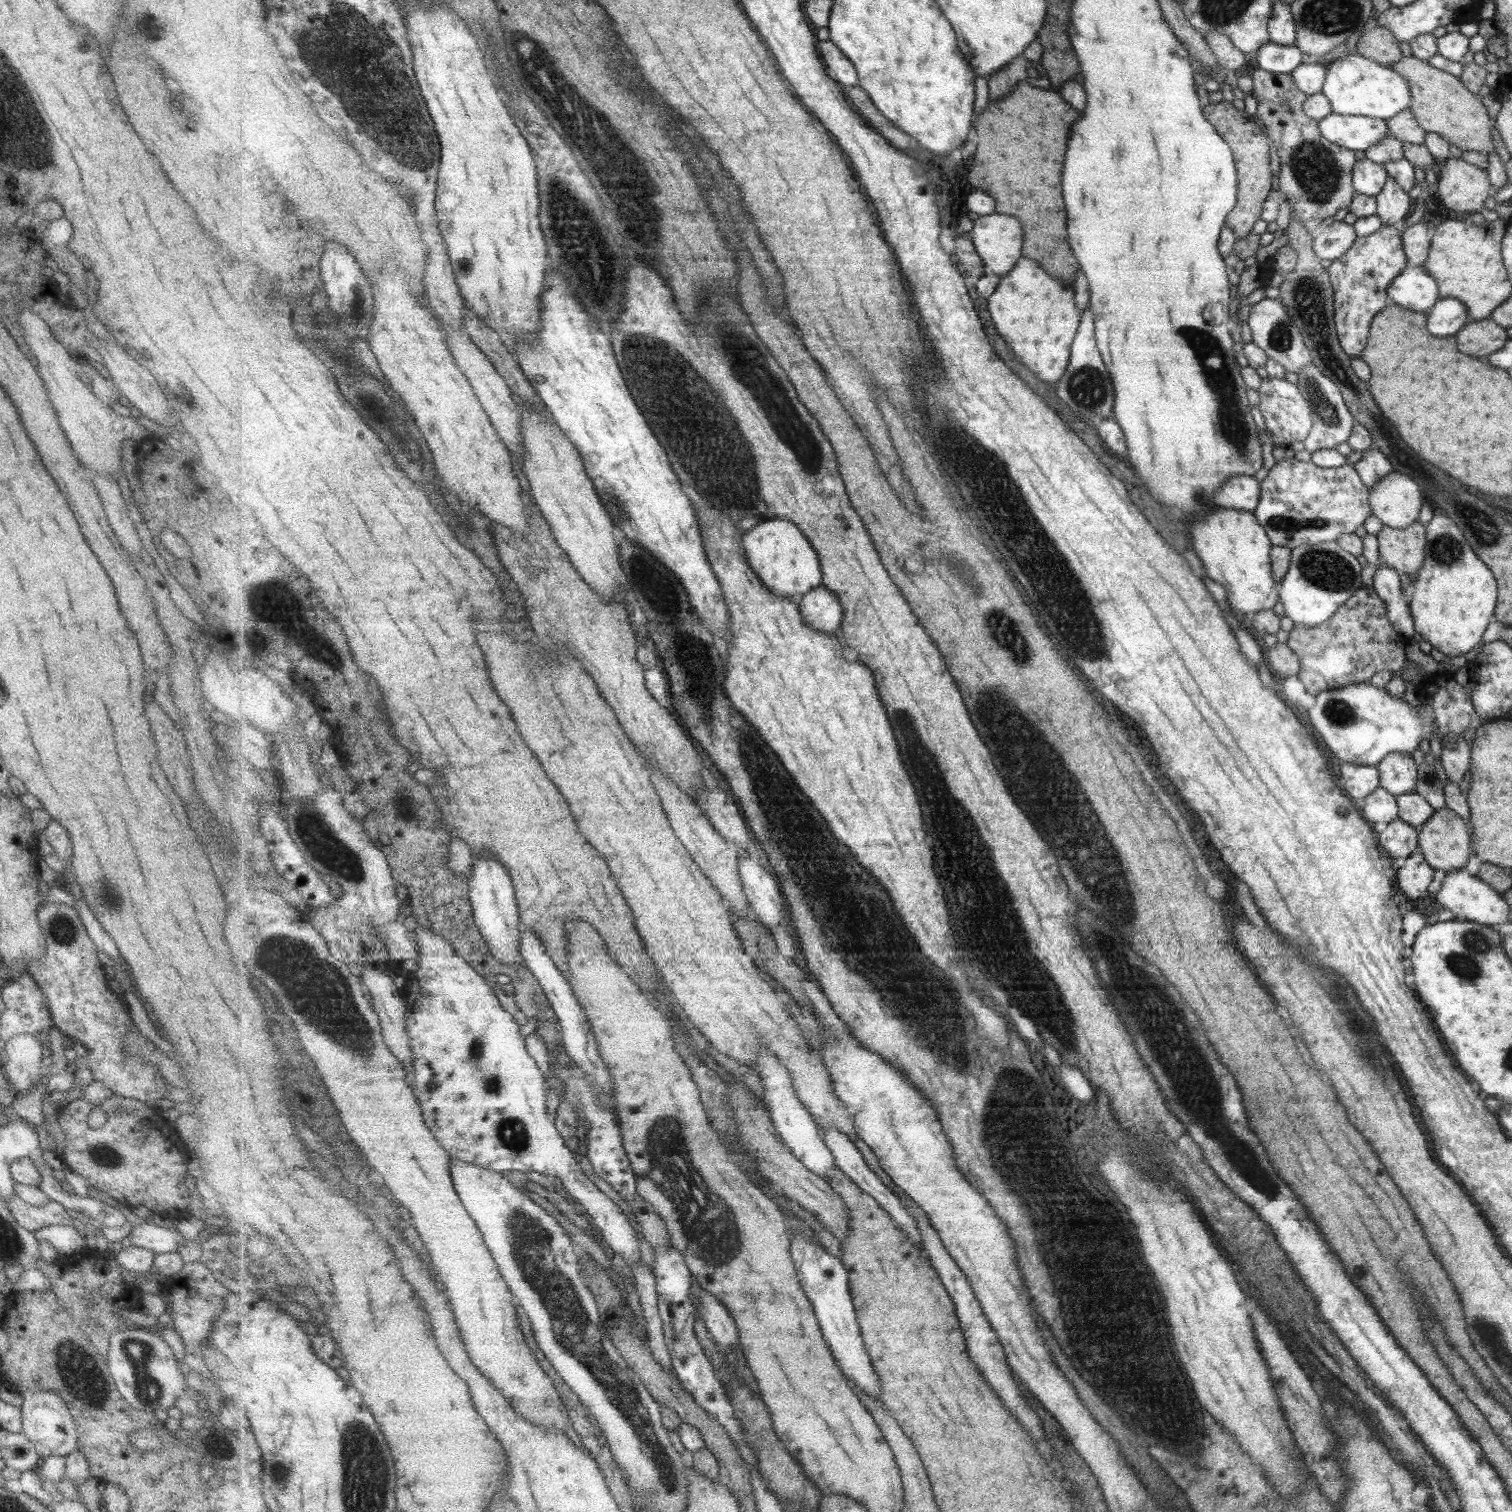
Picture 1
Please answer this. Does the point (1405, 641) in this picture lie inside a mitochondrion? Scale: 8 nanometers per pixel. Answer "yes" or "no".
no

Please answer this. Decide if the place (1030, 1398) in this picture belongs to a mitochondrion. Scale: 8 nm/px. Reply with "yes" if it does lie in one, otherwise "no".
no

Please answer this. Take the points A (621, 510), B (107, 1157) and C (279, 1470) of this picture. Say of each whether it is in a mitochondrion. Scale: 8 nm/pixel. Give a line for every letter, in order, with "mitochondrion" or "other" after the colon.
A: mitochondrion
B: mitochondrion
C: mitochondrion

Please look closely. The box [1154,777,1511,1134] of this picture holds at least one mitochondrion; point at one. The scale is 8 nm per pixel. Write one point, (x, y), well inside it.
(1474, 944)

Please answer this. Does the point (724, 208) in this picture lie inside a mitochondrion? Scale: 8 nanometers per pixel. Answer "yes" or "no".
no

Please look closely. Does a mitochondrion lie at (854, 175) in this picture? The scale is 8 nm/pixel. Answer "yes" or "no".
no

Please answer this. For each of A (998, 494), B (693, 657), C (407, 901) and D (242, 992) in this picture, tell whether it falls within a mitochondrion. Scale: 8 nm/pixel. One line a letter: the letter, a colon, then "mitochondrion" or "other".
A: mitochondrion
B: mitochondrion
C: other
D: other

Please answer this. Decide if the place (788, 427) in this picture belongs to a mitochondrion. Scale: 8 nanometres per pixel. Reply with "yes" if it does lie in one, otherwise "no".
yes

